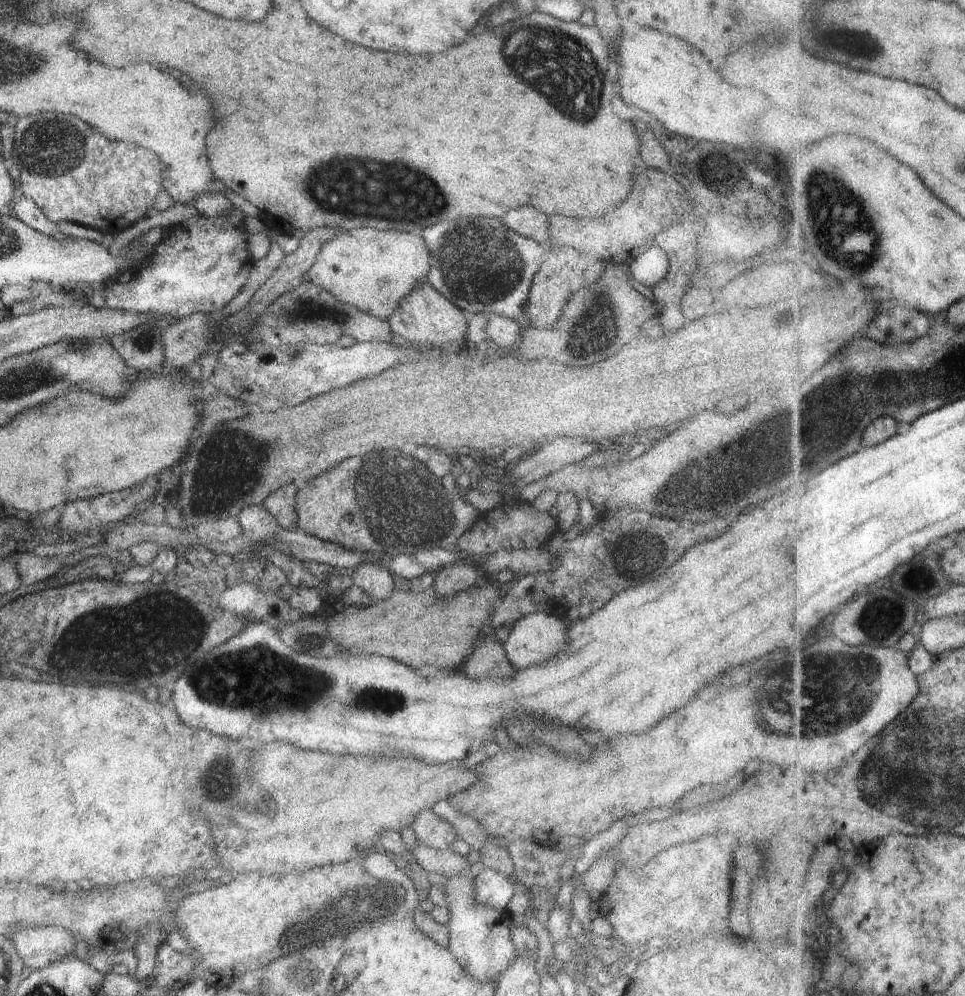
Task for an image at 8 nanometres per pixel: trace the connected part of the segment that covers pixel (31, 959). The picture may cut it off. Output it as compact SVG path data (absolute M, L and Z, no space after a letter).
M61 926L24 928L12 934L12 942L22 963L32 970L46 968L56 960L73 954L73 934Z

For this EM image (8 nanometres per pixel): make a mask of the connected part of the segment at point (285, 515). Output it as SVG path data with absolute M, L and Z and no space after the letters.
M288 484L280 488L278 492L270 494L264 502L263 508L275 519L279 527L285 530L294 530L297 528L298 518L295 510L295 498L299 486Z

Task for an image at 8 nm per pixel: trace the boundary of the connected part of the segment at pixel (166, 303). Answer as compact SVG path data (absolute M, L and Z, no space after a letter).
M232 208L226 216L218 218L200 217L202 228L198 224L188 226L188 222L184 226L172 226L170 230L186 232L166 236L144 254L137 266L104 280L105 306L142 313L153 317L152 320L180 320L200 312L206 316L219 315L246 285L255 259L247 252L248 233L241 210Z

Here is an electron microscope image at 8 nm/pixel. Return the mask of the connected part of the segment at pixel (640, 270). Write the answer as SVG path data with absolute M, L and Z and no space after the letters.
M653 245L630 263L629 269L636 282L654 293L650 300L656 302L656 294L665 285L669 272L669 261L666 254Z

